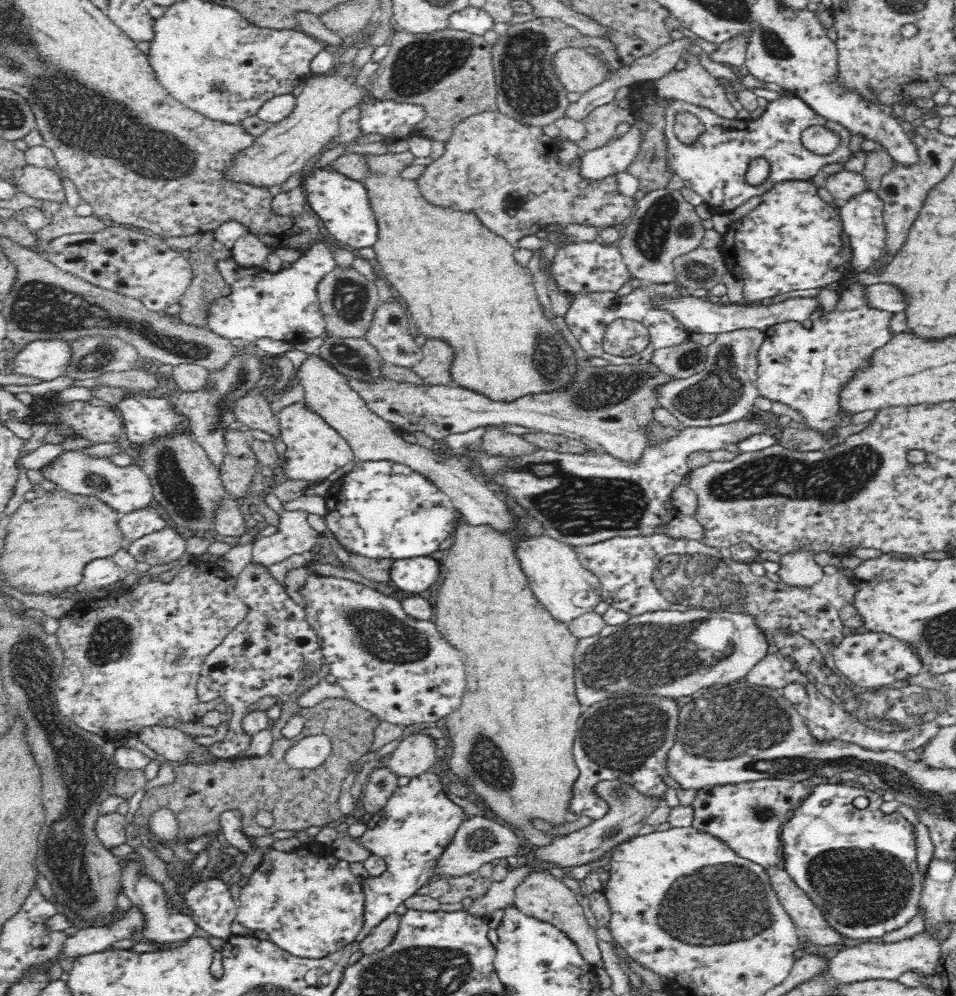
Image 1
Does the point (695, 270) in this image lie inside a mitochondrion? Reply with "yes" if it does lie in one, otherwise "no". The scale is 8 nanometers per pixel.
yes

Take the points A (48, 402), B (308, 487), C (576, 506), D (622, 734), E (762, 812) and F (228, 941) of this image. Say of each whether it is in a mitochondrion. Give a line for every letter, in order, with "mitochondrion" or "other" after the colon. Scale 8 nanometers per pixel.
A: other
B: other
C: mitochondrion
D: mitochondrion
E: mitochondrion
F: other

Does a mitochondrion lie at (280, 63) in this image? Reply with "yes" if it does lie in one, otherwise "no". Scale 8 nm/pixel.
no

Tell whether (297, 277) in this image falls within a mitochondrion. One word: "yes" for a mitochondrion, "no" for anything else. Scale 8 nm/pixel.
no

